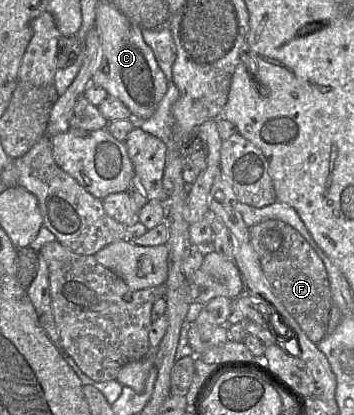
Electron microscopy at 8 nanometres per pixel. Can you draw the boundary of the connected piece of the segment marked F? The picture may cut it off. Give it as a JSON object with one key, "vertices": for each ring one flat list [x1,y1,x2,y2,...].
{"vertices":[[265,220,248,228,264,276,278,301,314,343,328,334,332,298,326,267,306,239,281,220]]}

